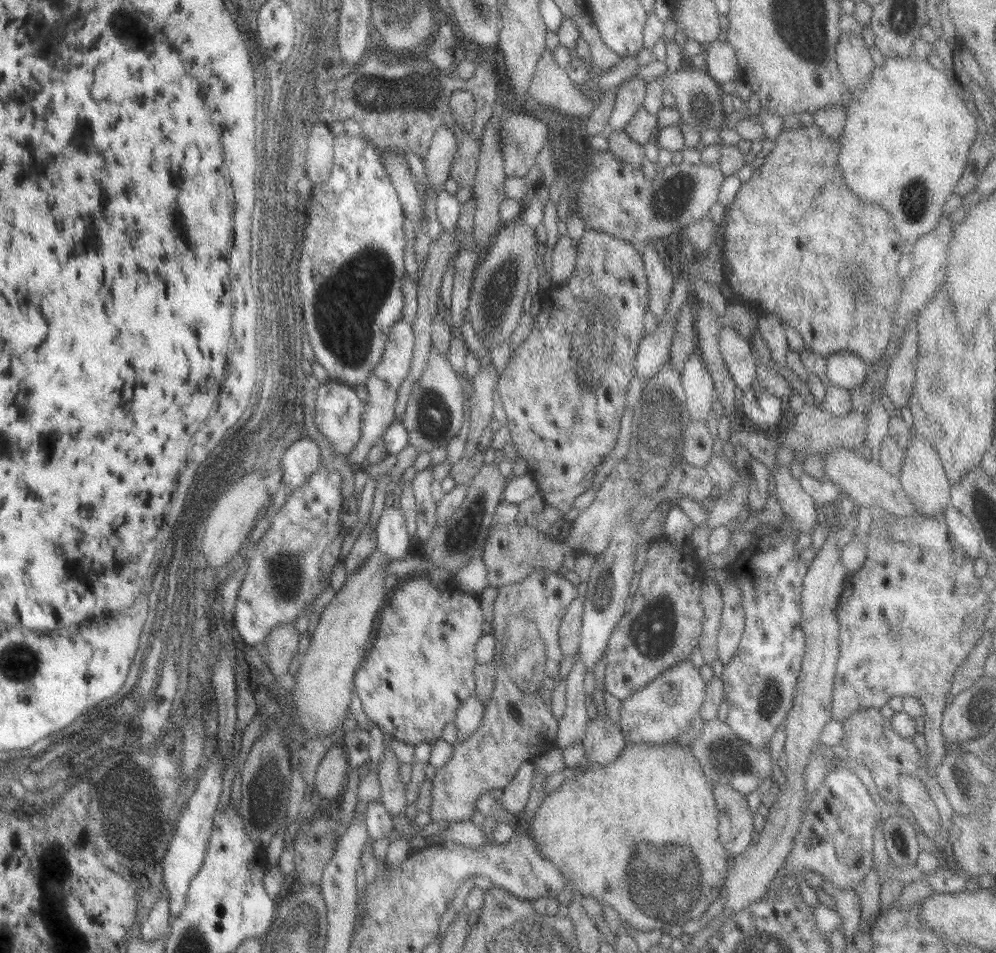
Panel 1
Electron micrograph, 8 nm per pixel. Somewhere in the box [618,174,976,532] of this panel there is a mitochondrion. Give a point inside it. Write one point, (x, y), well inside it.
(850, 266)

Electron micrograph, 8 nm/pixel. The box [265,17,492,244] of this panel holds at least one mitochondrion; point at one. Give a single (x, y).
(386, 90)

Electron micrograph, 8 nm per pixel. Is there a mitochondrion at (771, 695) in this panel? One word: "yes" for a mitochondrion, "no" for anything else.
yes

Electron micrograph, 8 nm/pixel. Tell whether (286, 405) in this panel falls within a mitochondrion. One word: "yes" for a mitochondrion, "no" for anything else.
no

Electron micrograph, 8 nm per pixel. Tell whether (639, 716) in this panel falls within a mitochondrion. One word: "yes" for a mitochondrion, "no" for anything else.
no

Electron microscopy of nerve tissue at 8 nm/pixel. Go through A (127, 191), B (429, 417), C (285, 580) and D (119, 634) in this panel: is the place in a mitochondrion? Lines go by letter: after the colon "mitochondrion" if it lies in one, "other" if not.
A: other
B: mitochondrion
C: mitochondrion
D: other

